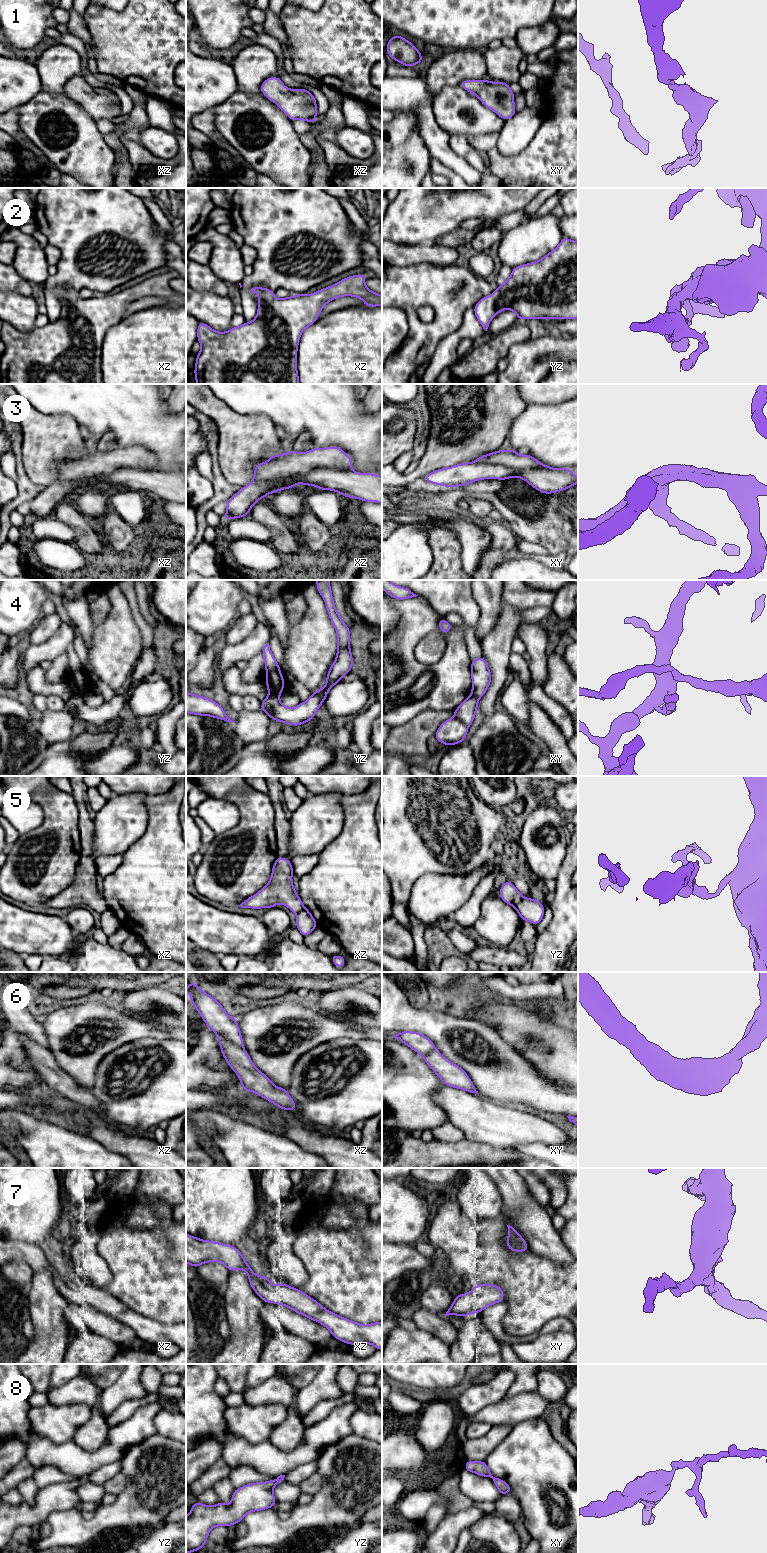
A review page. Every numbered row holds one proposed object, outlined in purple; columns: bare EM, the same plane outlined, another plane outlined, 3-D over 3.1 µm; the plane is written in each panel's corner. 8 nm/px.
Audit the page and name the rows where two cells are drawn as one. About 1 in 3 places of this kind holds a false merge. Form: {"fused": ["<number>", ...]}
{"fused": ["4", "5"]}

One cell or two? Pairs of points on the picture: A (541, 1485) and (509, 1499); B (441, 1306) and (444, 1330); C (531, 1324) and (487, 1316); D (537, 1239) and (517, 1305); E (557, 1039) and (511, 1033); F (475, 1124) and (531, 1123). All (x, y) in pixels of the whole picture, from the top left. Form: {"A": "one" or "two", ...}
{"A": "two", "B": "one", "C": "two", "D": "two", "E": "one", "F": "one"}

